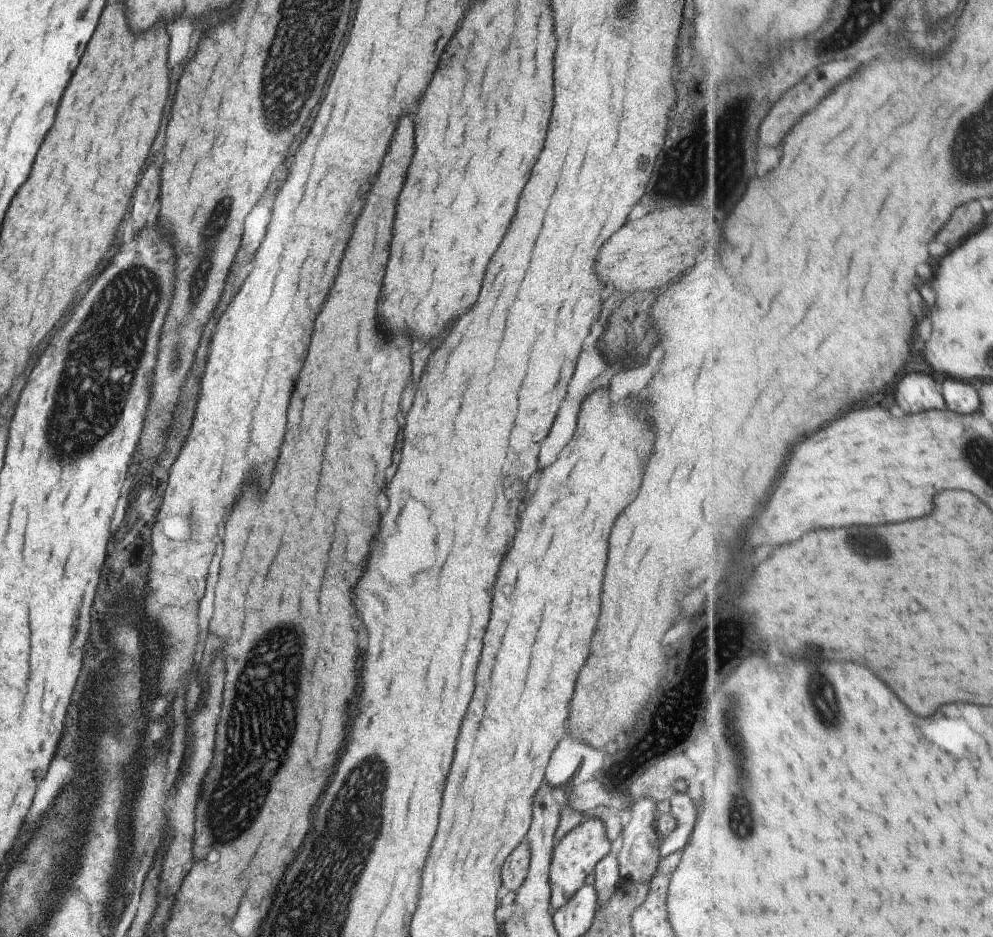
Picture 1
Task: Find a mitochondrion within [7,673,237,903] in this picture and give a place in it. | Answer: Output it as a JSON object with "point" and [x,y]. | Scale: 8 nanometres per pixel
{"point":[59,862]}

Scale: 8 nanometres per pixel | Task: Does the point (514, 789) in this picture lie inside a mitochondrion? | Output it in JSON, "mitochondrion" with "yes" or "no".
{"mitochondrion":"no"}

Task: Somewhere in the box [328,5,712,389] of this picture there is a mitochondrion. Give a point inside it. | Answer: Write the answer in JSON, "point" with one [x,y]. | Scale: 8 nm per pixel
{"point":[685,171]}

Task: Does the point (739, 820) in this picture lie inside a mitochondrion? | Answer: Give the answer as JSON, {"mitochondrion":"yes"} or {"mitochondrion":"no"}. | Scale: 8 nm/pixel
{"mitochondrion":"yes"}

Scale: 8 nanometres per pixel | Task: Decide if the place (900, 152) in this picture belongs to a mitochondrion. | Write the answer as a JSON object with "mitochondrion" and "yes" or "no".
{"mitochondrion":"no"}

